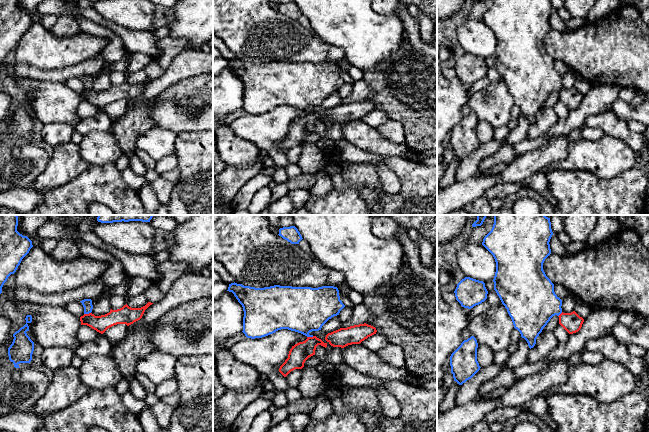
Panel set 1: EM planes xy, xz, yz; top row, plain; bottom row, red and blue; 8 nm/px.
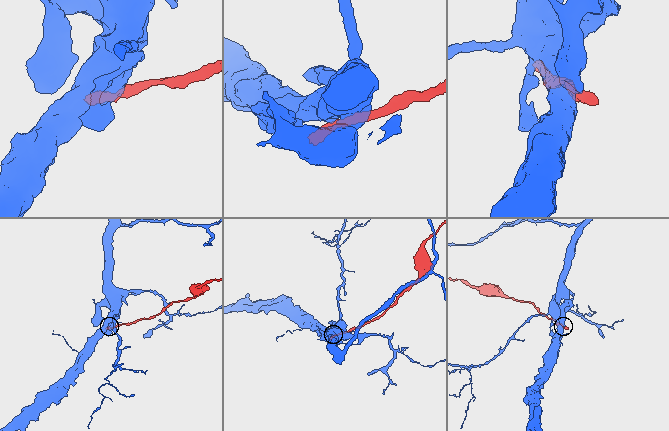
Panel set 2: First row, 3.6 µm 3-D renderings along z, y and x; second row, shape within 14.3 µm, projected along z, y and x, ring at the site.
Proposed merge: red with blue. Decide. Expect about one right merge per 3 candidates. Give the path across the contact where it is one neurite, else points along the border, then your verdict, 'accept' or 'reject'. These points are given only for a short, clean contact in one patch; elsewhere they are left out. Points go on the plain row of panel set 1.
along xy (90, 88), (84, 90) | reject

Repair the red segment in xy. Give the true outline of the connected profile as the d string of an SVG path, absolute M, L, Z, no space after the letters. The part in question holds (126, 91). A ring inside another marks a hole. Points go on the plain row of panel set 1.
M148 78L141 84L131 84L127 80L117 86L110 86L109 89L101 92L95 92L92 89L84 90L80 93L81 101L87 101L97 108L103 110L108 104L117 100L126 100L127 102L140 96L145 86L153 79Z

